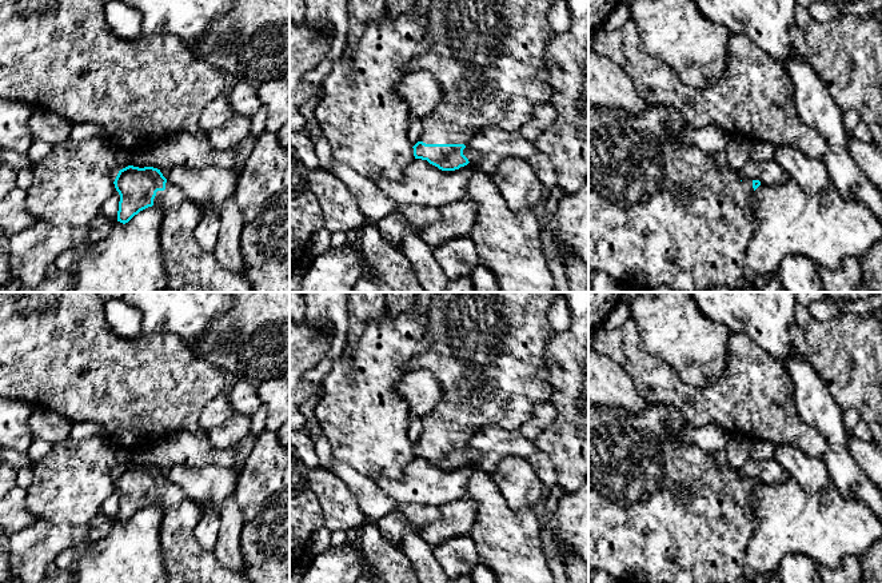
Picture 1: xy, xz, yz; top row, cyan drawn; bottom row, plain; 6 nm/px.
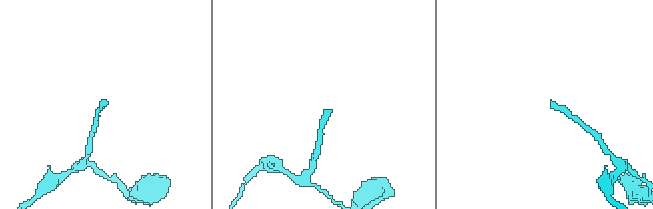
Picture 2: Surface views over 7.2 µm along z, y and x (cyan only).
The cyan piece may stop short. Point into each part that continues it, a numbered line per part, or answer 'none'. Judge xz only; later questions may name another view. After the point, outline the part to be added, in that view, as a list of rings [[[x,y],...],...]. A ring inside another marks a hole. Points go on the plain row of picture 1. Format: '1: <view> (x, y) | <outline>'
1: xz (489, 356) | [[[435,292],[428,307],[428,331],[434,336],[430,350],[415,356],[406,372],[428,370],[439,382],[442,398],[423,419],[419,440],[426,443],[464,443],[463,454],[468,460],[478,455],[471,448],[472,436],[486,426],[503,430],[519,430],[530,420],[536,403],[548,402],[554,390],[546,366],[544,347],[554,330],[548,324],[547,311],[563,292]]]

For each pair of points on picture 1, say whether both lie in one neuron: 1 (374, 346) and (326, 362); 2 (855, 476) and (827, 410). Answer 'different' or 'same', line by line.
1: different
2: same

